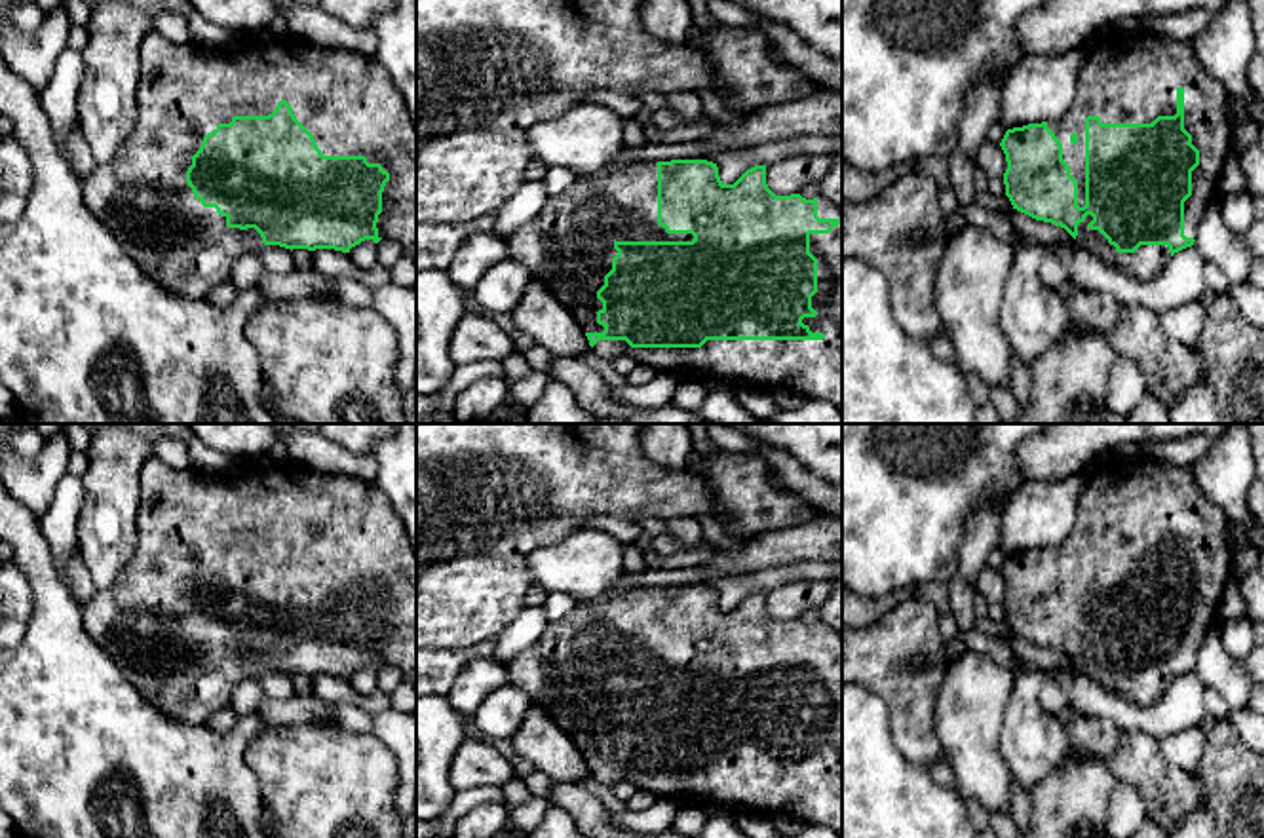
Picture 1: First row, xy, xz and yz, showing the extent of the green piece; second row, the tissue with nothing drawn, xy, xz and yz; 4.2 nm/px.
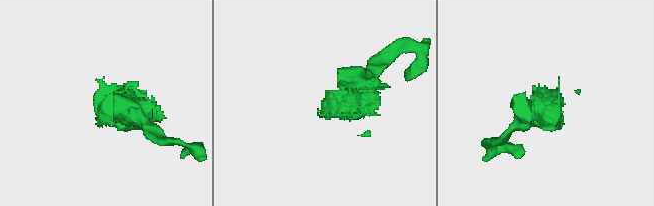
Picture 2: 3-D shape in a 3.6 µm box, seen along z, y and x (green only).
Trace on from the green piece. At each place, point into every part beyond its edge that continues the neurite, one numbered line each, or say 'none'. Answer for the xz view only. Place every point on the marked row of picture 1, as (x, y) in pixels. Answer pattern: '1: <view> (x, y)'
1: xz (812, 369)

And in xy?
1: xy (348, 101)

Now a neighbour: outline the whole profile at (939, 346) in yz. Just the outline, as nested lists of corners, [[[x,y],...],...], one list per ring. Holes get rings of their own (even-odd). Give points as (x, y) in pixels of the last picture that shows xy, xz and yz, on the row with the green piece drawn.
[[[939,334],[928,340],[926,344],[937,359],[947,361],[947,363],[956,363],[956,352],[954,352],[952,342],[947,338],[947,334]]]

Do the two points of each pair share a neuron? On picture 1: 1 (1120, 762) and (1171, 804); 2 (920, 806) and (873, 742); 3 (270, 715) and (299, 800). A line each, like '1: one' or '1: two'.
1: one
2: one
3: two

